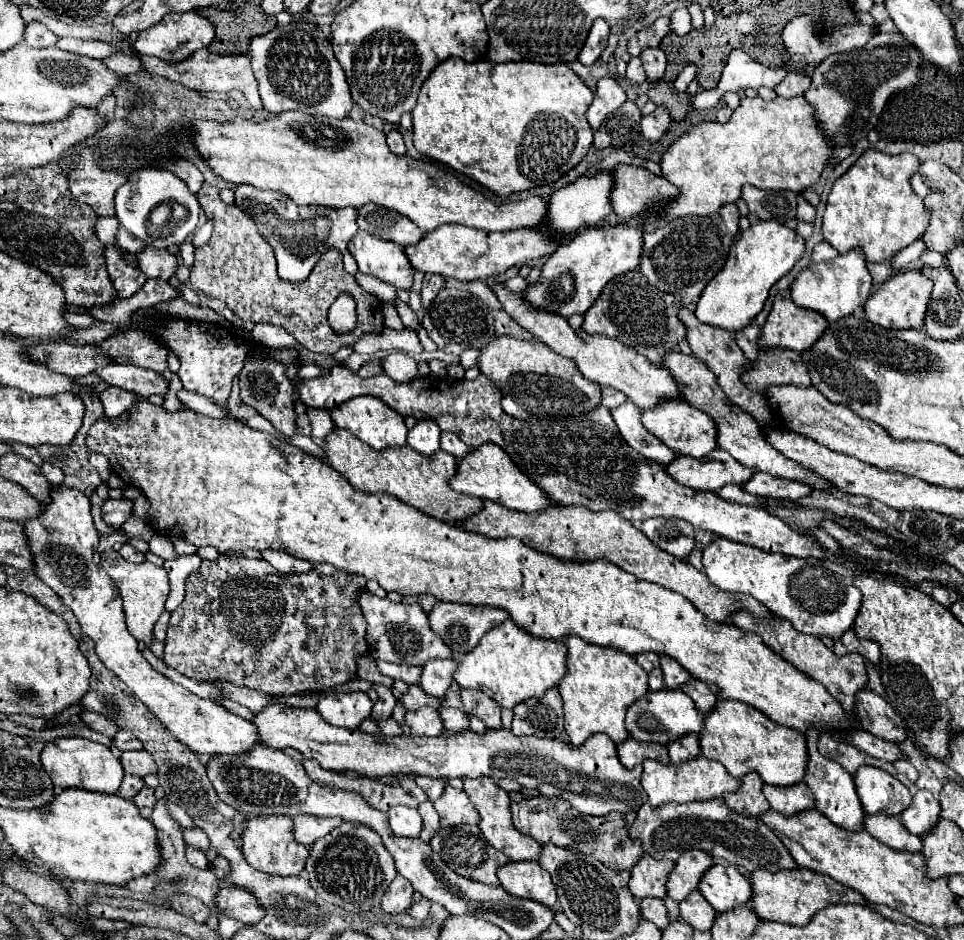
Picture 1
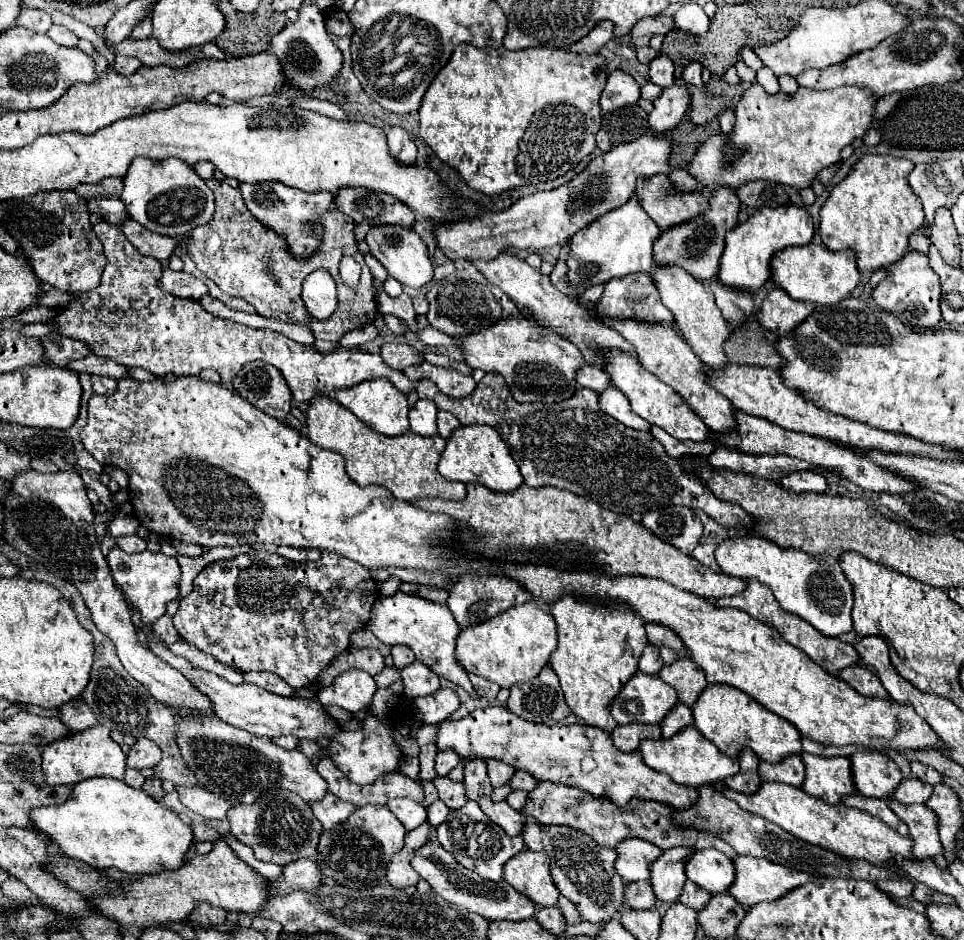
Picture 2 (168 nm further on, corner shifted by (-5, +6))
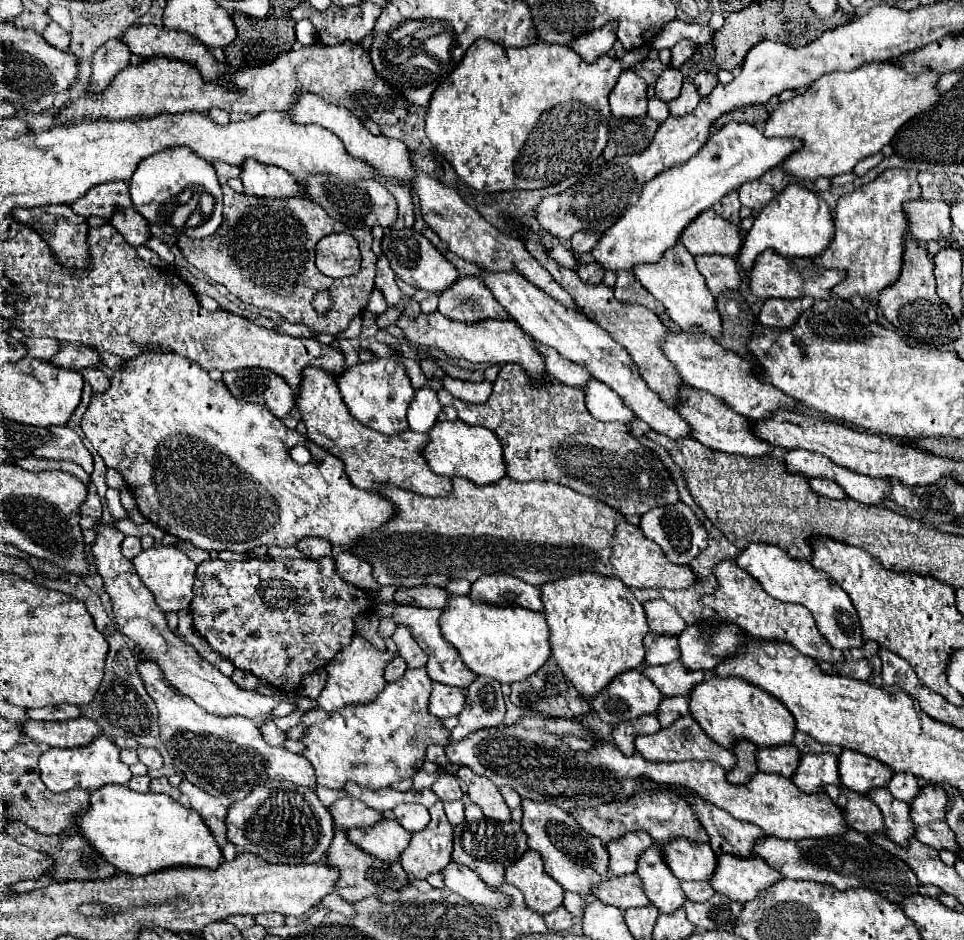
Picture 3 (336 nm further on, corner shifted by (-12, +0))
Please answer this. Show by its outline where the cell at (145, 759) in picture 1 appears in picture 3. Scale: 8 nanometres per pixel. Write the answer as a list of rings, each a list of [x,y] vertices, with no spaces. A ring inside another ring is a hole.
[[[138,747],[138,757],[148,769],[162,769],[162,755],[154,747]]]

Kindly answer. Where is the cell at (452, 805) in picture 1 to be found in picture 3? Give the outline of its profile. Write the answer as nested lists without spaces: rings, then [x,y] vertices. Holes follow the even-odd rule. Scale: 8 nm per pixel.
[[[440,775],[440,779],[432,785],[432,791],[446,803],[446,801],[458,801],[464,797],[458,779],[454,775]]]

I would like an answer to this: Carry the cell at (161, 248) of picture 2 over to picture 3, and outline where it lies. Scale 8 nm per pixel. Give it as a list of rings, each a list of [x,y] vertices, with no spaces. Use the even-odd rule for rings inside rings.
[[[128,207],[124,211],[116,211],[110,223],[122,233],[122,237],[132,247],[146,245],[146,241],[152,237],[146,219],[142,219],[142,215],[138,215],[138,211],[134,211],[134,207]]]

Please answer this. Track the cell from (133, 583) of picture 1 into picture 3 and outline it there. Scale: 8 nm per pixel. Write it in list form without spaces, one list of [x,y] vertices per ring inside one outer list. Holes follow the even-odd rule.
[[[156,545],[156,547],[146,549],[140,555],[136,555],[132,559],[132,563],[134,563],[134,569],[136,569],[138,577],[142,579],[142,583],[154,593],[156,605],[160,607],[160,611],[170,613],[170,611],[180,611],[180,609],[190,607],[190,603],[192,603],[192,581],[194,581],[196,565],[184,553],[180,553],[176,547]]]

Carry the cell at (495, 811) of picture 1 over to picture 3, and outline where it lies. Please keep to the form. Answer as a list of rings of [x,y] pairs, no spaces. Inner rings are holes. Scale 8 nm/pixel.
[[[462,767],[460,771],[456,771],[456,777],[458,777],[458,773],[460,773],[460,781],[464,781],[468,785],[470,801],[476,803],[478,807],[482,807],[486,817],[490,817],[494,821],[500,821],[500,823],[510,823],[512,821],[508,805],[504,803],[498,787],[488,777],[478,775],[468,767]]]

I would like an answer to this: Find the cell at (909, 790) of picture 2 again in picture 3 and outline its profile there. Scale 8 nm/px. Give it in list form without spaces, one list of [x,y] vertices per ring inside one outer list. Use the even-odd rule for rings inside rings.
[[[896,773],[894,779],[890,779],[890,783],[888,783],[888,791],[890,791],[896,799],[910,803],[912,799],[916,799],[916,797],[920,795],[922,785],[920,785],[920,781],[918,781],[914,775]]]

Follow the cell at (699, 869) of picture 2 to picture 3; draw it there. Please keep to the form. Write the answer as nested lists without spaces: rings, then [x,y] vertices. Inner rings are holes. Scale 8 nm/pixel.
[[[674,839],[662,851],[670,871],[680,881],[710,881],[718,865],[718,857],[708,843]]]

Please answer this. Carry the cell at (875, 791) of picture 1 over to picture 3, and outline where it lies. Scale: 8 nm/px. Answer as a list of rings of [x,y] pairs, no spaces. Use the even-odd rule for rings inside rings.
[[[844,749],[838,761],[842,785],[862,795],[866,795],[876,787],[886,787],[894,777],[894,771],[886,767],[882,761],[876,761],[862,753],[854,753],[850,749]]]

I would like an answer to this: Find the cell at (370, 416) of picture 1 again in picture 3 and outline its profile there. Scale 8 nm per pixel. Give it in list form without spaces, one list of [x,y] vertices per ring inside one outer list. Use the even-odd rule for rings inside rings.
[[[386,357],[370,363],[356,363],[342,373],[342,379],[338,379],[338,387],[350,415],[356,417],[362,425],[384,435],[398,435],[408,429],[406,413],[410,401],[414,399],[414,389],[404,371],[404,365],[398,359]]]

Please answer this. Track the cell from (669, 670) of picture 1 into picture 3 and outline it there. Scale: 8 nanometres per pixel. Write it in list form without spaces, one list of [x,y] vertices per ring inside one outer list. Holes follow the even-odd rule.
[[[654,599],[654,601],[644,603],[644,611],[646,611],[646,617],[648,617],[650,631],[654,635],[678,639],[682,635],[682,631],[686,629],[684,619],[662,599]]]

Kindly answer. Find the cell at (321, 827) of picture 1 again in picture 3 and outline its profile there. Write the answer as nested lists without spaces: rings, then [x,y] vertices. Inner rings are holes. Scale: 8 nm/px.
[[[342,797],[334,801],[328,807],[328,811],[334,817],[336,829],[342,829],[342,831],[350,831],[354,827],[368,827],[382,819],[378,811],[370,811],[370,807],[366,807],[362,801],[350,799],[350,797]]]

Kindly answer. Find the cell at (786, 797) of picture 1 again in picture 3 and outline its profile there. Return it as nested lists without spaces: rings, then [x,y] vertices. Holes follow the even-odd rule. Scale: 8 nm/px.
[[[794,745],[772,747],[770,751],[758,749],[756,763],[758,763],[758,769],[764,773],[776,773],[780,777],[790,779],[800,765],[800,751]]]

